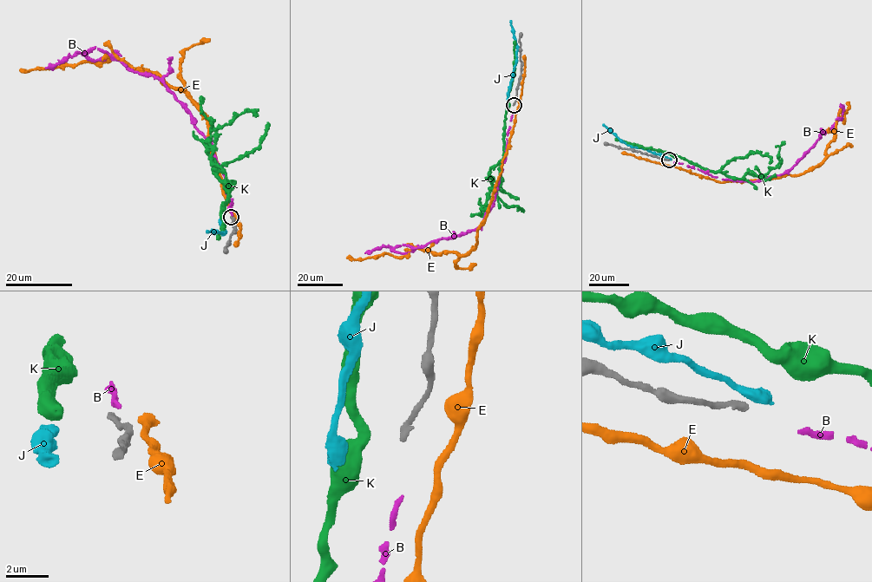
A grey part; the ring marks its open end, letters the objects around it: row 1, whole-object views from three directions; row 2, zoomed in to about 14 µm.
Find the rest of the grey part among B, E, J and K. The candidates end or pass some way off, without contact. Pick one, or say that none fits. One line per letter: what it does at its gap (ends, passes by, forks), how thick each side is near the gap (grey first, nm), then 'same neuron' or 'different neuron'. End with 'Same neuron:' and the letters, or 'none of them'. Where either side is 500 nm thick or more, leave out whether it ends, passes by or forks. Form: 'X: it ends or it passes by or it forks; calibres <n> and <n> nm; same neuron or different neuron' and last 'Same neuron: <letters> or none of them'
B: it ends; calibres 280 and 220 nm; same neuron
E: it passes by; calibres 280 and 320 nm; different neuron
J: calibres 280 and 650 nm; different neuron
K: it passes by; calibres 280 and 440 nm; different neuron
Same neuron: B

